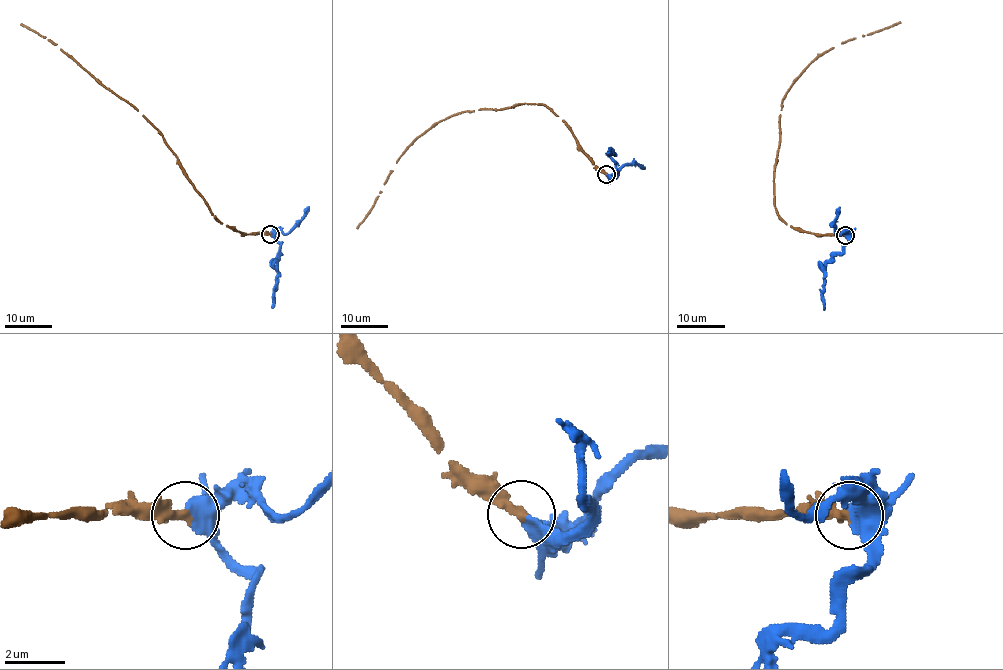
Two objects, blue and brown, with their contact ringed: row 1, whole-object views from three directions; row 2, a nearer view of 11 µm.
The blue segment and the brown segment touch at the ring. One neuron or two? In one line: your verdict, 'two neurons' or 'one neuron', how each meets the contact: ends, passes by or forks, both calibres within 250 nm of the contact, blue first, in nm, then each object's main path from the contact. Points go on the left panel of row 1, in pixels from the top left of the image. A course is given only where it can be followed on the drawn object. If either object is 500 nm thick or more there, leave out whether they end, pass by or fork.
one neuron; 600 nm thick on the blue side, 380 nm on the other; blue runs (270, 233), (280, 244), (280, 255), (271, 264), (277, 272), (271, 308); brown runs (270, 233), (235, 231), (222, 224), (187, 178), (162, 135), (52, 41), (20, 24)

